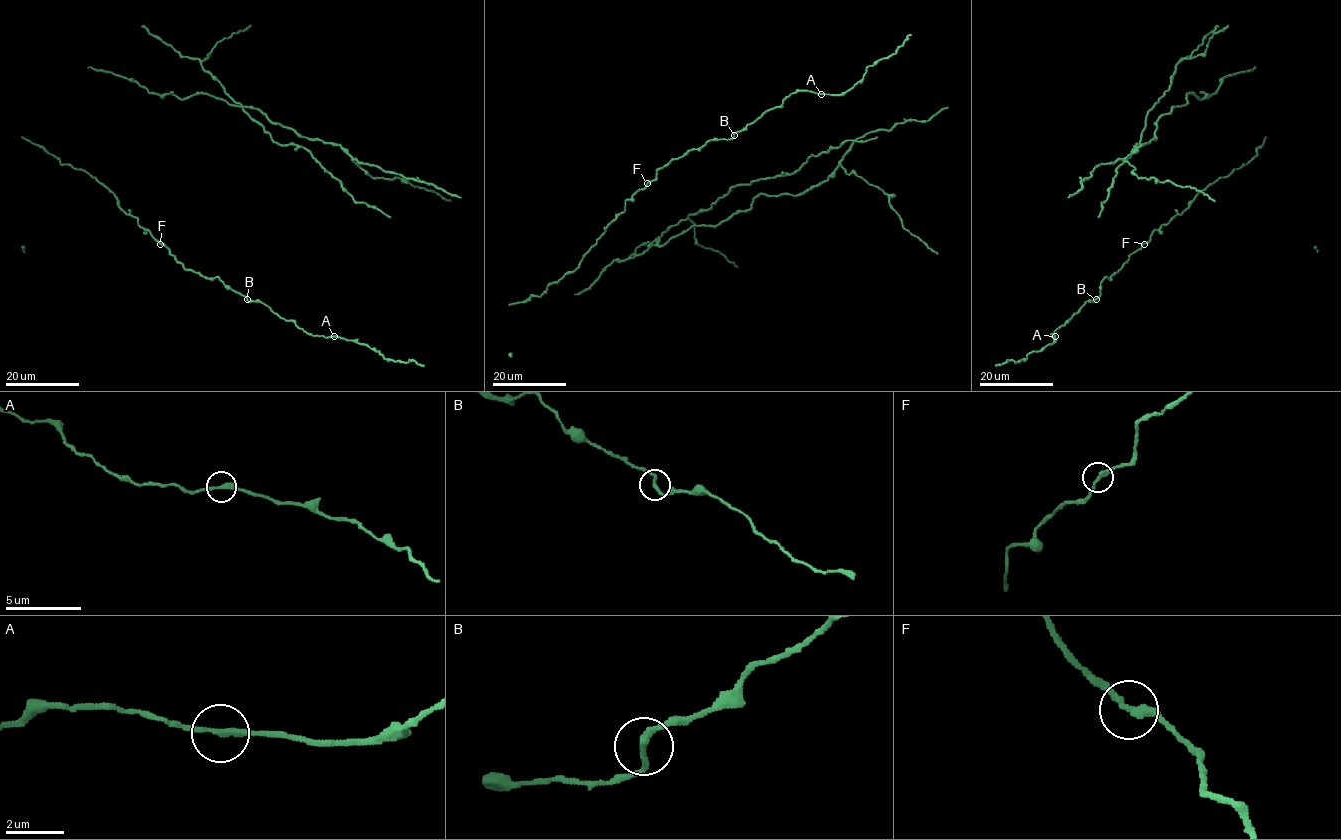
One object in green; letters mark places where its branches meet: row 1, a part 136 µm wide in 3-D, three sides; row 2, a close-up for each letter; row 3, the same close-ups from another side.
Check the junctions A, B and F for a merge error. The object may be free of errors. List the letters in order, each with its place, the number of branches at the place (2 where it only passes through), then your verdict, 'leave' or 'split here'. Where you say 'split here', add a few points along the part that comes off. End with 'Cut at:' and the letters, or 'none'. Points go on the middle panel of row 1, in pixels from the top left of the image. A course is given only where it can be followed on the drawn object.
A: (821, 94) | 2 | leave
B: (734, 135) | 2 | leave
F: (647, 183) | 2 | leave
Cut at: none

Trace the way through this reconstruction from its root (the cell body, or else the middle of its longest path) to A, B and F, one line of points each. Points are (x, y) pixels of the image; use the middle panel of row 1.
A: (529, 298), (572, 272), (624, 211), (625, 201), (673, 158), (711, 139), (732, 139), (791, 93), (821, 94)
B: (529, 298), (572, 272), (624, 211), (625, 201), (654, 180), (658, 169), (711, 139), (734, 134)
F: (529, 298), (540, 296), (551, 283), (572, 272), (608, 225), (624, 211), (625, 201), (647, 183)

